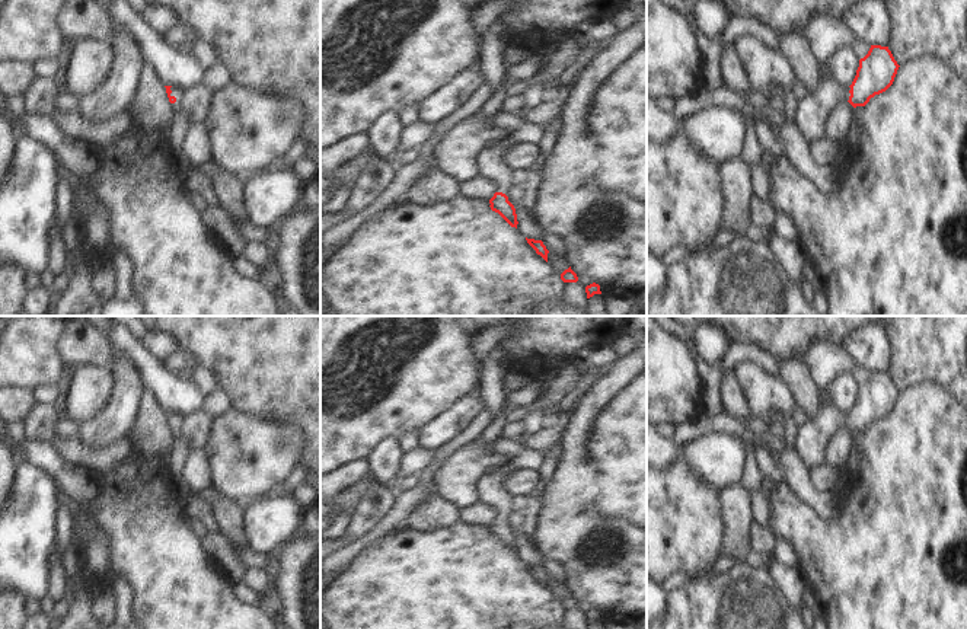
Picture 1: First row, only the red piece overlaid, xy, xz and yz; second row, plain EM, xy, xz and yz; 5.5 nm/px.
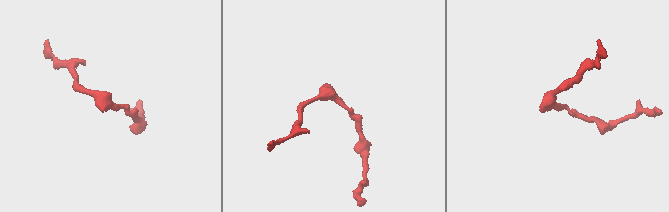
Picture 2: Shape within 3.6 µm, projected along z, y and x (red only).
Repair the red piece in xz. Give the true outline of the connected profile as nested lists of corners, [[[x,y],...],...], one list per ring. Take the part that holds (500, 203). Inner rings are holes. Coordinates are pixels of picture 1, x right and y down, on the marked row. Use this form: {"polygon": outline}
{"polygon": [[[507,140],[498,146],[484,147],[476,154],[476,166],[479,176],[491,179],[497,192],[489,199],[492,211],[498,213],[511,227],[517,229],[517,214],[514,205],[508,201],[508,191],[511,188],[511,169],[504,162],[504,153],[513,146],[511,140]]]}

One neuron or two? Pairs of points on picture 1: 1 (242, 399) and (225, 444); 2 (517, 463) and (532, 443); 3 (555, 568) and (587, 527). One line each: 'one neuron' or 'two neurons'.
1: two neurons
2: two neurons
3: two neurons

